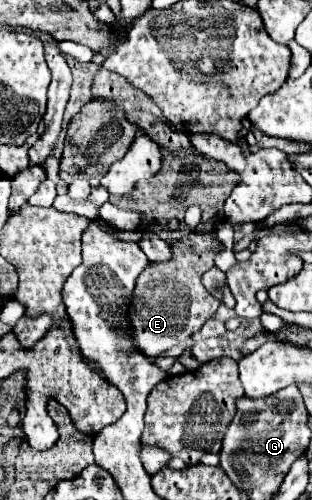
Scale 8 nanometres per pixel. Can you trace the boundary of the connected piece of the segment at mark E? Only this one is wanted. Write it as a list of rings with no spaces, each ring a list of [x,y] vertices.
[[[190,232],[188,236],[180,236],[178,242],[170,246],[174,248],[174,260],[166,260],[166,264],[148,264],[146,272],[138,276],[138,284],[134,288],[134,296],[130,302],[130,330],[134,336],[134,346],[138,346],[140,352],[146,352],[146,356],[162,356],[176,342],[196,334],[202,328],[202,324],[214,316],[220,302],[206,292],[200,278],[208,268],[214,266],[216,254],[212,252],[212,248],[218,248],[218,246],[220,242],[212,238],[212,234],[204,236],[198,232]]]

